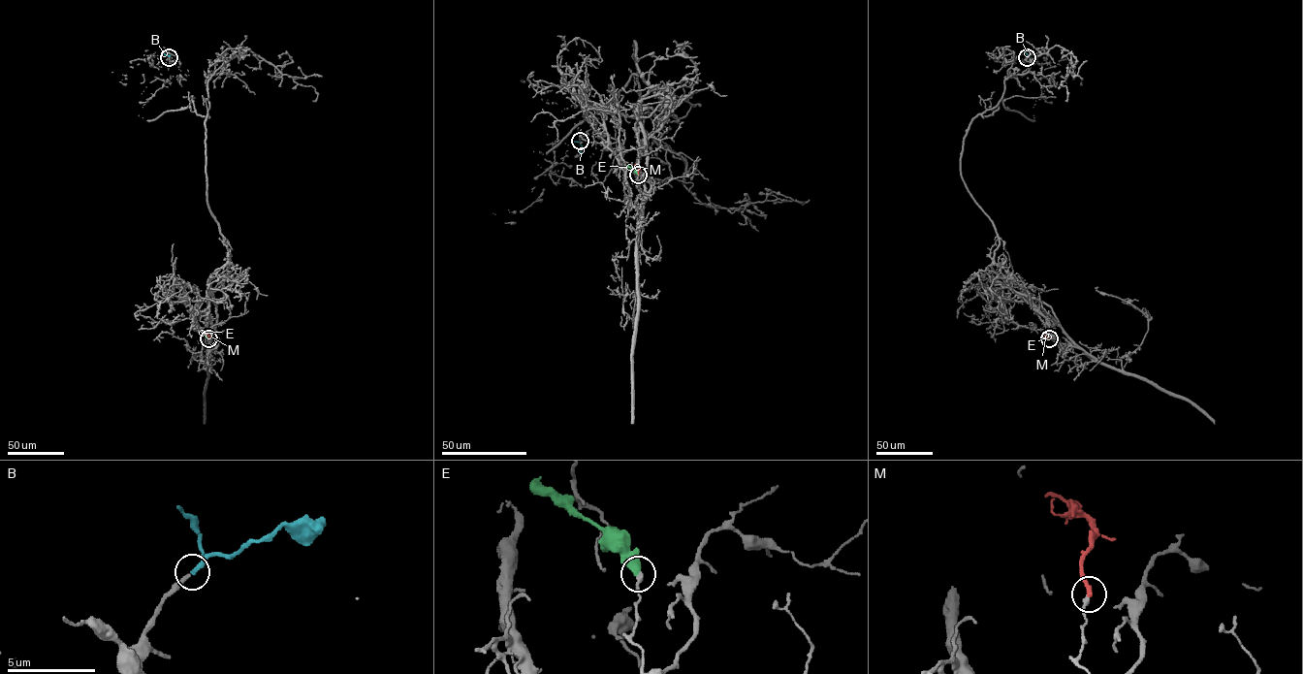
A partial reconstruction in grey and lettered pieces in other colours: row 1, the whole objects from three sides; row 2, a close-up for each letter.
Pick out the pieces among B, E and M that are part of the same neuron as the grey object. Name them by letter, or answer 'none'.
B

